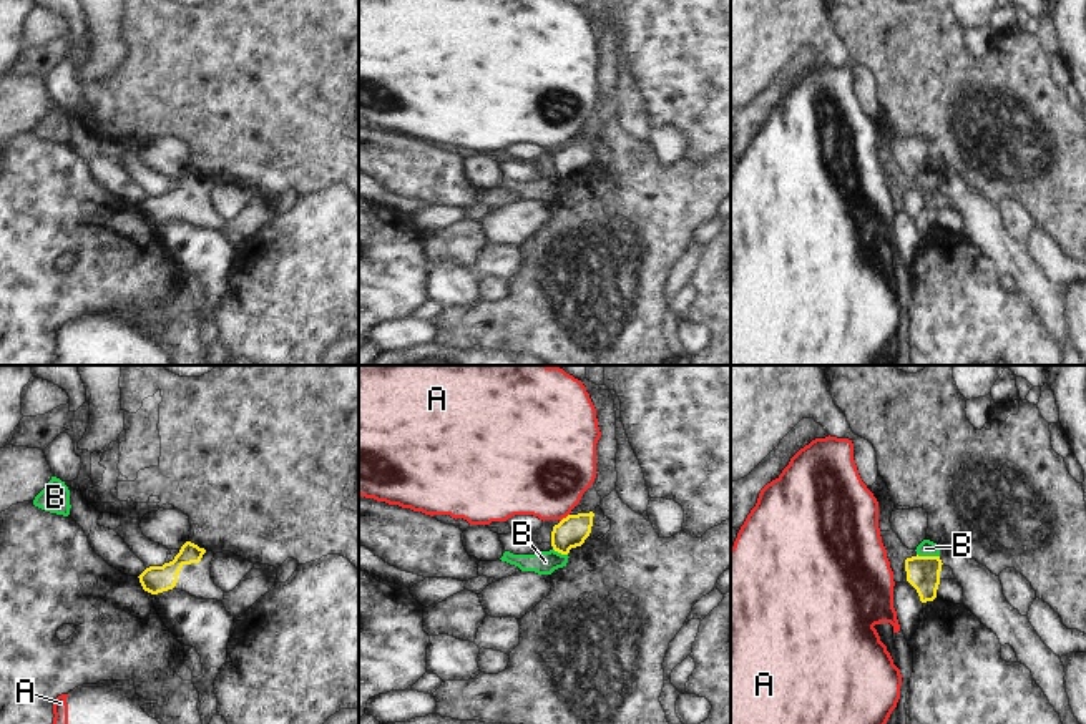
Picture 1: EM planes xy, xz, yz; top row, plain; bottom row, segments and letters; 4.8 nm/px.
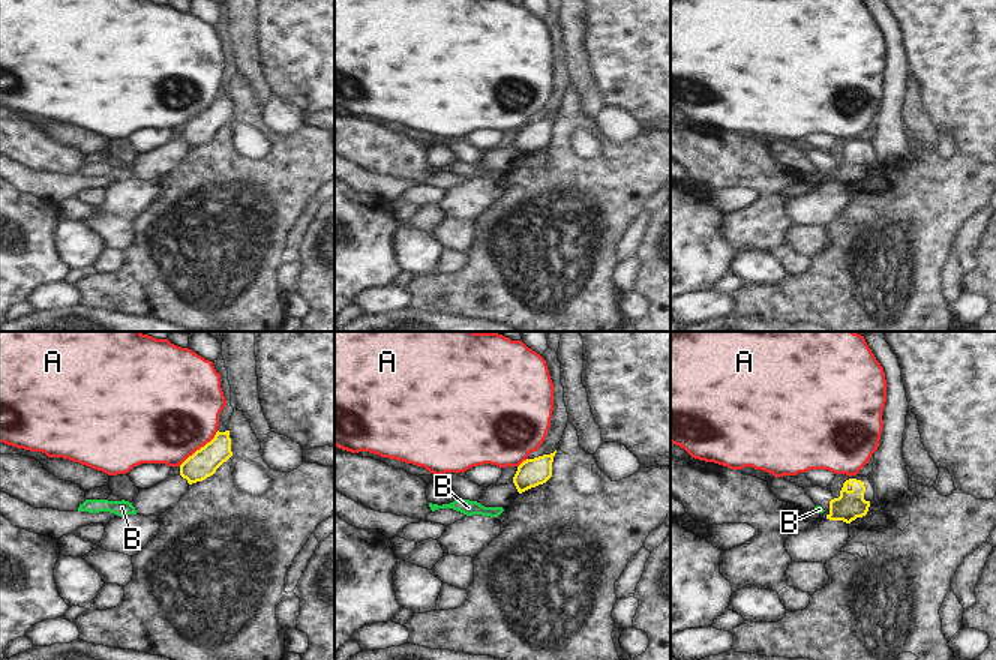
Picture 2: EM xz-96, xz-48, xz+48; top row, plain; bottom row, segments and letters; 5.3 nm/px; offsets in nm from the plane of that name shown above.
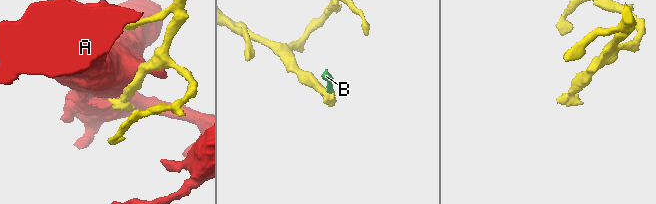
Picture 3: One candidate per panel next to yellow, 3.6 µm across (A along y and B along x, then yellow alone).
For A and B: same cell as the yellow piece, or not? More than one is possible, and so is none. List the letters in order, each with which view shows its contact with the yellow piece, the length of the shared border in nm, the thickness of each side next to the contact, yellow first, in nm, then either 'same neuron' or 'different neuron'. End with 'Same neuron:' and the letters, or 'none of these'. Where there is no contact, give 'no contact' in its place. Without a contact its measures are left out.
A: xz | 60 nm | 150/440 nm | different neuron
B: yz | 110 nm | 160/80 nm | same neuron
Same neuron: B

